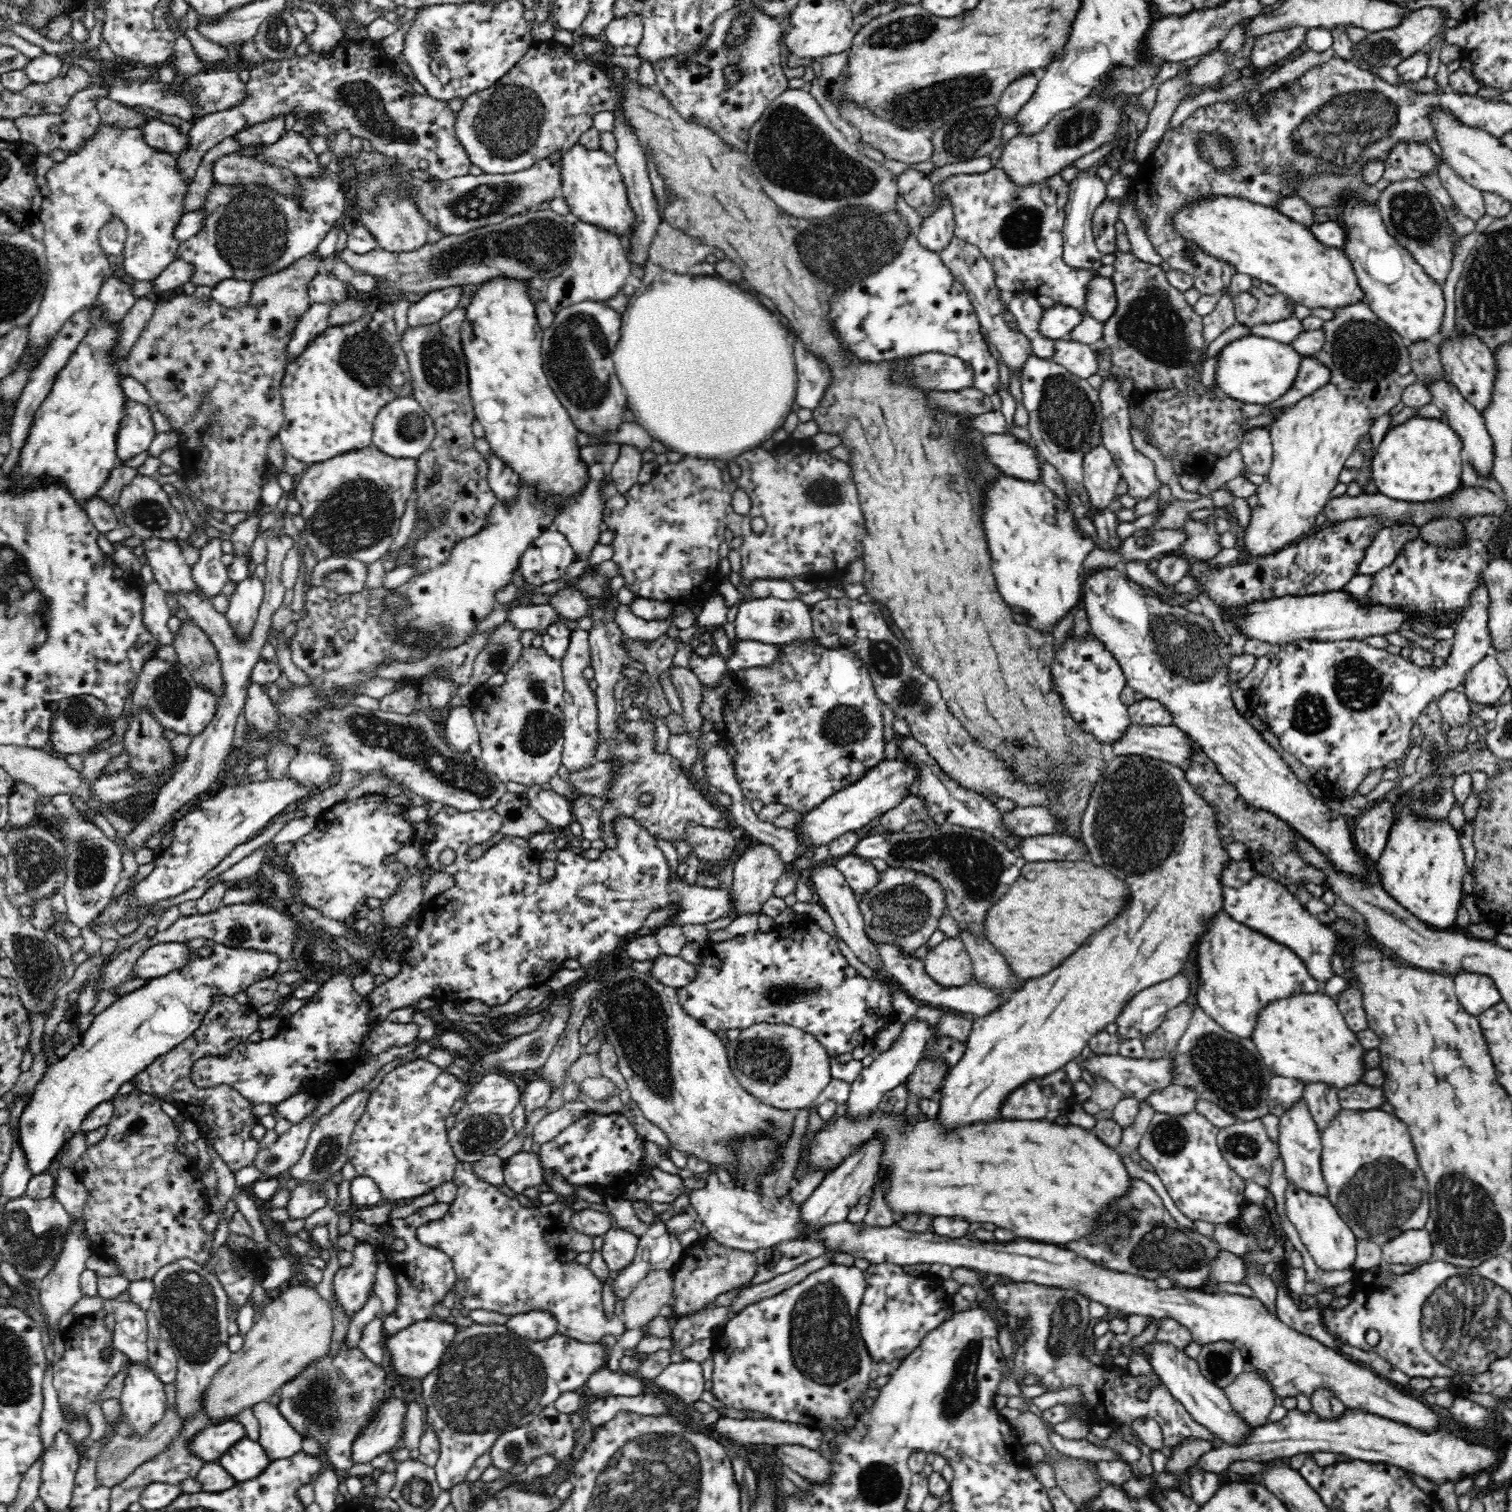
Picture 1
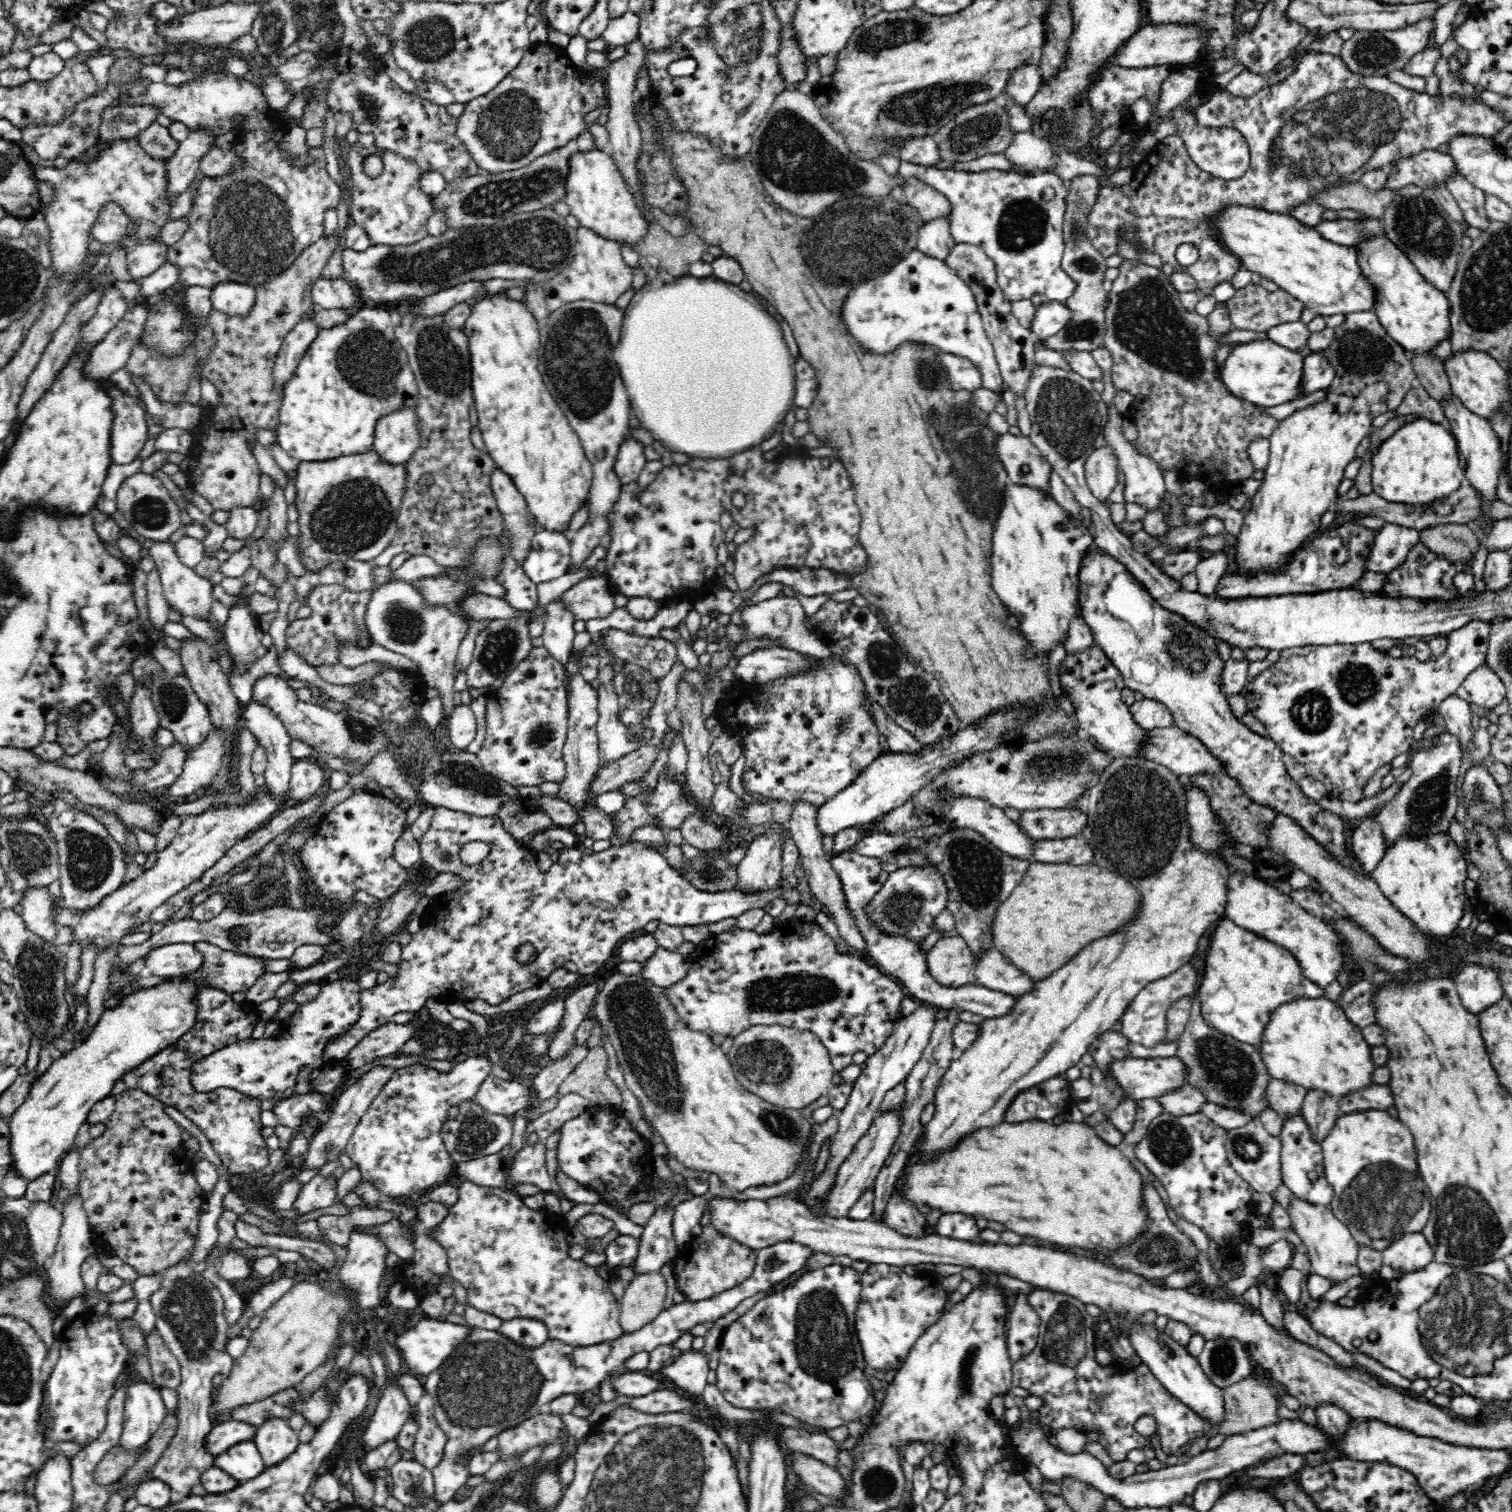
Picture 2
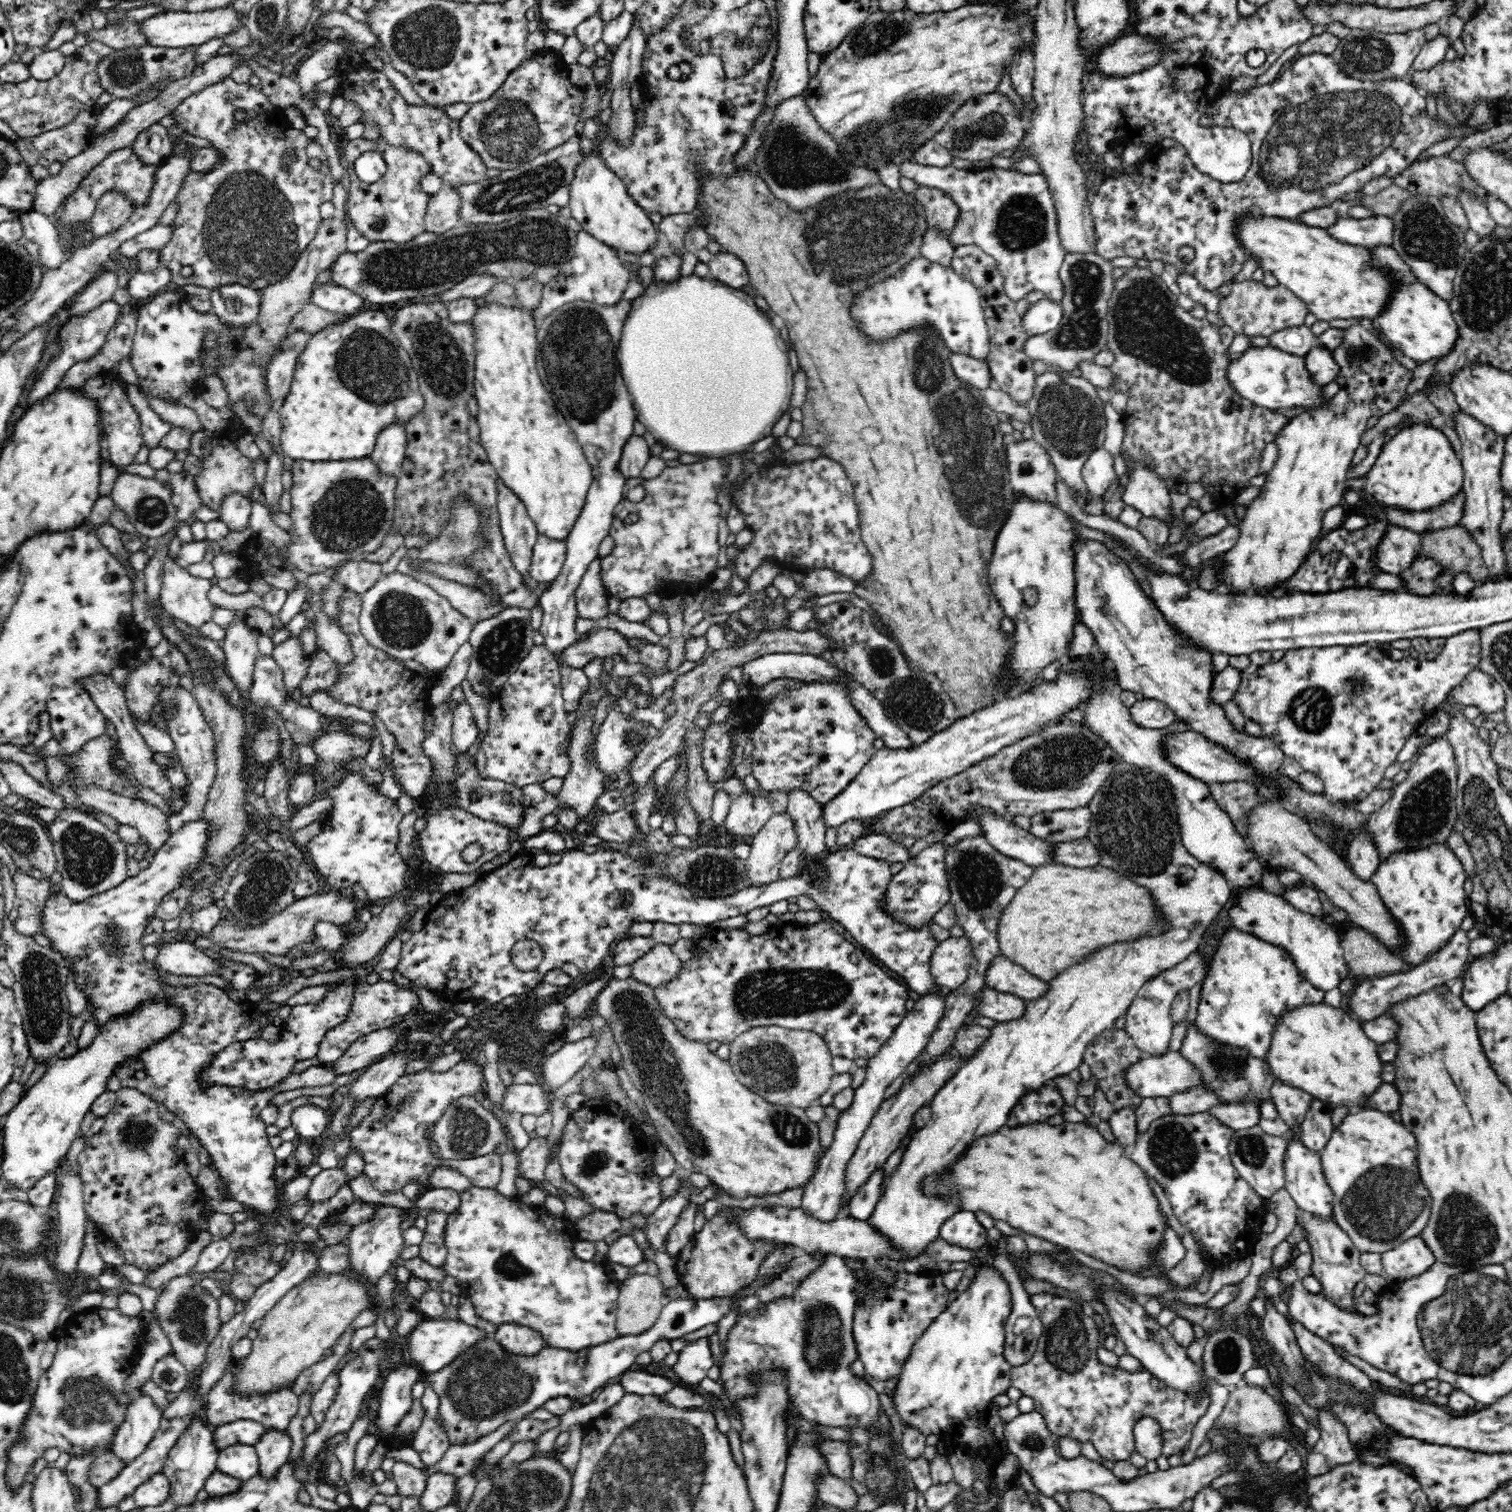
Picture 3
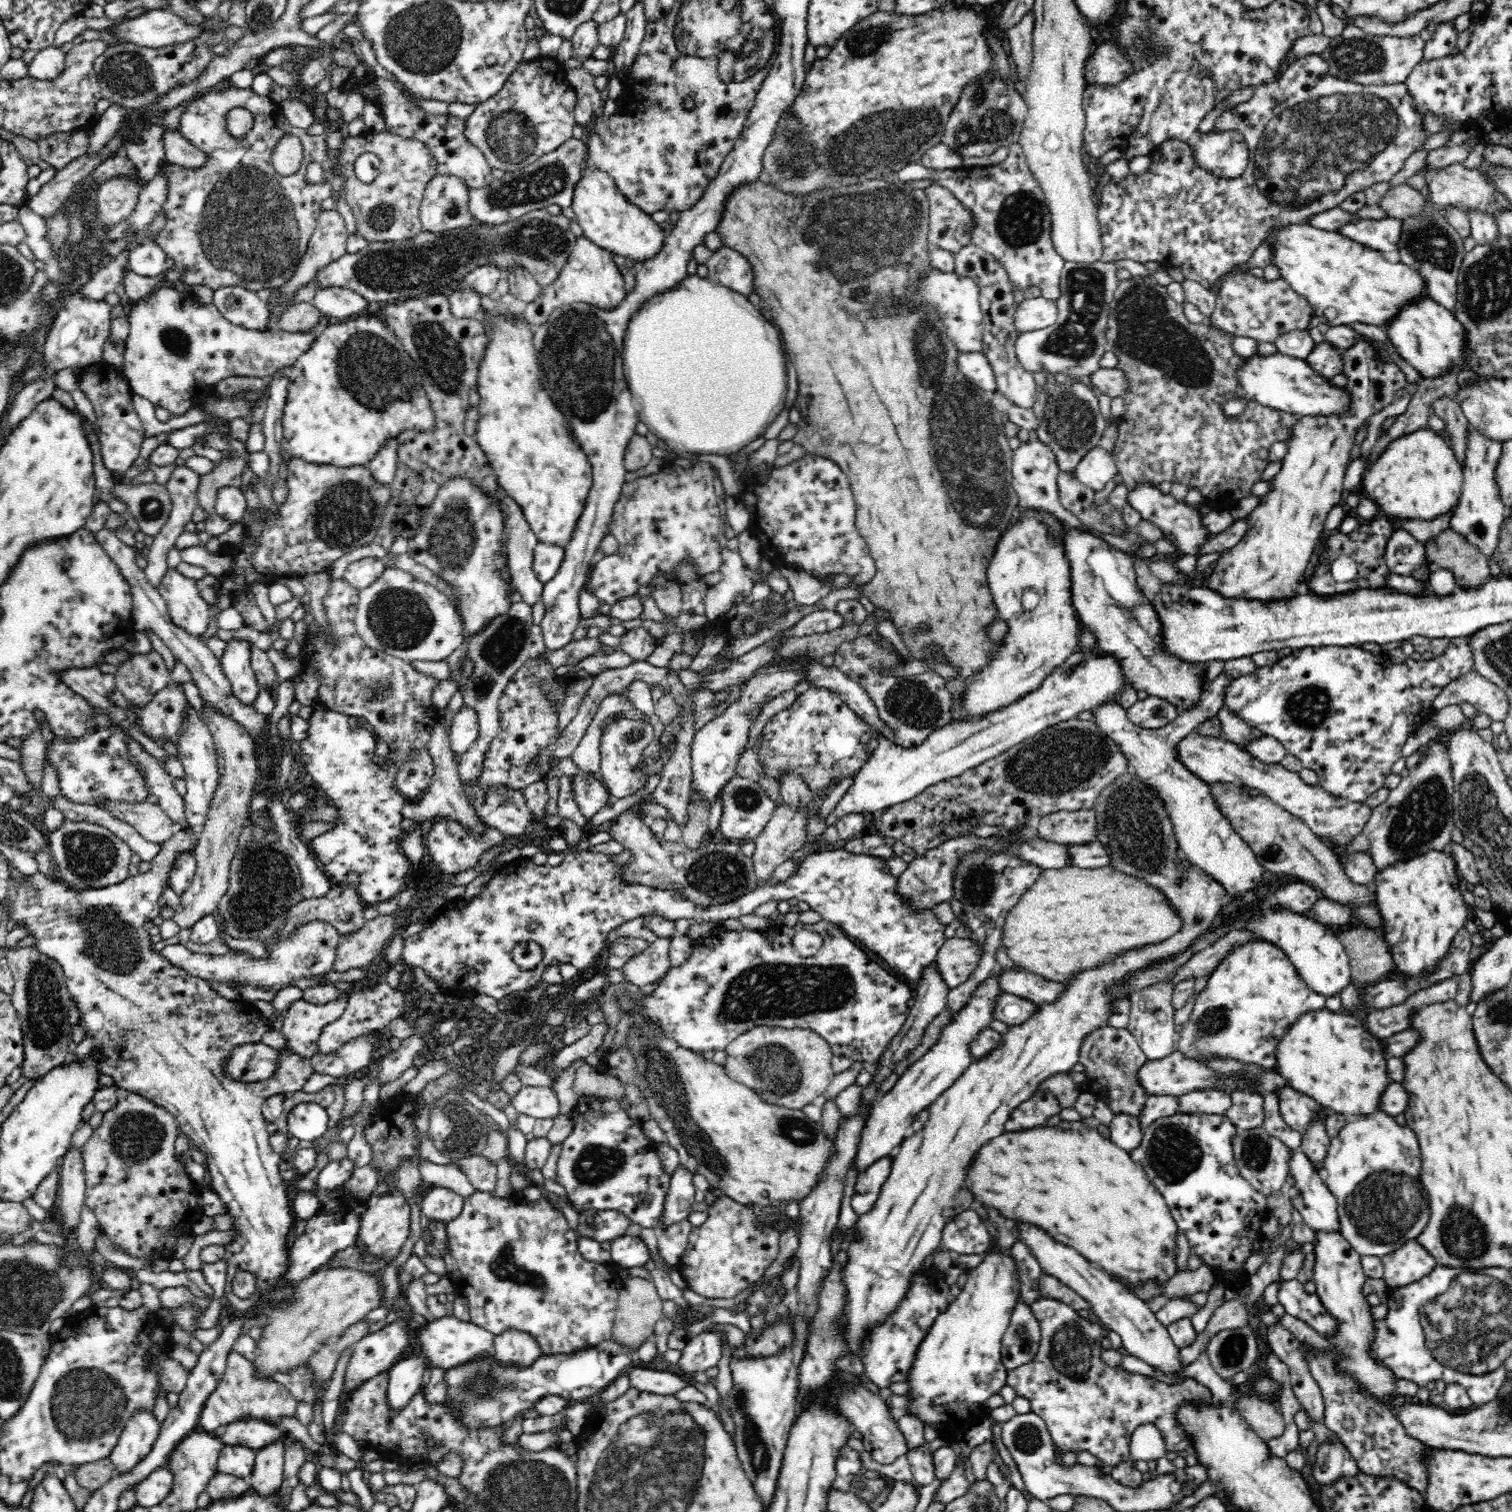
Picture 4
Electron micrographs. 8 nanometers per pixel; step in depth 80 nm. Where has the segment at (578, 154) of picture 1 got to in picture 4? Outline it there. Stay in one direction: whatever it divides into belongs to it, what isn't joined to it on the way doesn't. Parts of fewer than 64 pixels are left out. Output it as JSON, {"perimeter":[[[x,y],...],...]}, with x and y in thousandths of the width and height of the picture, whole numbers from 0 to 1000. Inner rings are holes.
{"perimeter":[[[389,108],[386,110],[384,118],[379,123],[378,137],[381,142],[380,146],[385,150],[386,156],[392,158],[394,162],[405,166],[406,168],[409,168],[421,173],[421,175],[425,172],[429,172],[437,167],[440,161],[440,153],[437,151],[437,149],[434,147],[427,140],[421,137],[418,133],[415,132],[415,130],[410,126],[407,118],[402,115],[402,113],[399,113],[397,110],[393,110],[393,109],[389,109]]]}

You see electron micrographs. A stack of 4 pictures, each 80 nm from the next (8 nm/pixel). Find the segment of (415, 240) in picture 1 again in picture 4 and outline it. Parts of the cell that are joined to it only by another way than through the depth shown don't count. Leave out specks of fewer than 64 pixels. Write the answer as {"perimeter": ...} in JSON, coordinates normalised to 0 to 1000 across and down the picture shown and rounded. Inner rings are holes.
{"perimeter":[[[253,85],[250,88],[243,87],[238,90],[230,90],[225,101],[224,108],[228,118],[228,131],[235,144],[238,156],[244,160],[266,160],[280,153],[278,135],[283,120],[288,117],[289,108],[278,94],[259,90]],[[240,101],[246,101],[253,105],[251,116],[245,122],[237,119],[233,112],[234,106]]]}

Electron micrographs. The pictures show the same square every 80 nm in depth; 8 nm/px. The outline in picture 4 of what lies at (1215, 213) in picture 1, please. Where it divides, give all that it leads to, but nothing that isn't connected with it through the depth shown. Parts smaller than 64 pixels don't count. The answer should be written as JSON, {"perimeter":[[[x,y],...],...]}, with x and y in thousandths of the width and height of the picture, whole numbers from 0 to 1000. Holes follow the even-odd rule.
{"perimeter":[[[864,147],[852,147],[840,151],[837,159],[841,167],[841,175],[843,175],[847,180],[846,184],[851,187],[853,190],[857,194],[865,199],[868,209],[880,216],[896,213],[914,216],[929,200],[943,194],[942,187],[933,176],[927,173],[919,173],[913,167],[896,160],[889,155],[886,156],[884,153],[869,151]]]}

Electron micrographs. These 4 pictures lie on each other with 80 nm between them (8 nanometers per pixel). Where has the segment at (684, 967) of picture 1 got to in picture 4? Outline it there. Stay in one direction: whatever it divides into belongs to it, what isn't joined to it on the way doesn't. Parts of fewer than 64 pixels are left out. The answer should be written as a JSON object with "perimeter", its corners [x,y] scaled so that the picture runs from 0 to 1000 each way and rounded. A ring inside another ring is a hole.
{"perimeter":[[[438,620],[430,624],[426,630],[419,633],[411,640],[413,647],[421,653],[437,649],[445,640],[442,630],[444,622]]]}

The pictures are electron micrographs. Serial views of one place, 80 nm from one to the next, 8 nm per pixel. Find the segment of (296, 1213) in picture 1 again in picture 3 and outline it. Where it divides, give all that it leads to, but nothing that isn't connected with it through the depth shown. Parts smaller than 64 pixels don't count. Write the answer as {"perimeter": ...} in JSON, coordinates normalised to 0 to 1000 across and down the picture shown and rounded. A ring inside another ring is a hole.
{"perimeter":[[[224,771],[213,774],[212,776],[208,778],[201,794],[203,795],[204,798],[208,798],[208,796],[213,796],[216,794],[218,794],[220,791],[222,791],[224,786],[229,782],[229,778],[227,774]]]}

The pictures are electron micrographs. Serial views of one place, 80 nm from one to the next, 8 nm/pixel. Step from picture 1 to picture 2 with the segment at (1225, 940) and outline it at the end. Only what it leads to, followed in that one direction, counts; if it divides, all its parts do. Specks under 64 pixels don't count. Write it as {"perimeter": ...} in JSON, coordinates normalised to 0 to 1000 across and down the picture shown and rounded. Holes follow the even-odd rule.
{"perimeter":[[[810,606],[800,619],[800,626],[799,626],[799,630],[796,634],[796,646],[792,653],[791,659],[794,664],[796,675],[803,679],[803,681],[807,683],[813,684],[820,689],[827,690],[833,693],[833,688],[836,683],[836,679],[837,679],[839,671],[843,666],[847,665],[847,663],[852,663],[853,661],[872,660],[873,658],[876,658],[875,653],[862,646],[861,642],[859,635],[854,630],[836,620],[831,619],[828,616],[825,616]]]}

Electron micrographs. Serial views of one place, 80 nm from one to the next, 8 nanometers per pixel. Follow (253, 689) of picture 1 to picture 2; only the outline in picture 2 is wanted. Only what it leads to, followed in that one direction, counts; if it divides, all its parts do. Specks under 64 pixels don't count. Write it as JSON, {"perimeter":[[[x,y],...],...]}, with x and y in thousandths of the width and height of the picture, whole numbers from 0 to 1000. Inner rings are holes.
{"perimeter":[[[166,462],[165,464],[160,466],[160,472],[159,476],[163,478],[165,484],[167,484],[170,493],[173,493],[176,496],[177,507],[174,511],[176,519],[179,521],[179,523],[183,526],[187,526],[191,522],[191,516],[192,515],[192,508],[194,505],[194,503],[192,499],[192,491],[193,487],[189,483],[188,478],[185,476],[185,474],[180,470],[180,468],[176,467],[176,465],[171,464],[171,462]]]}

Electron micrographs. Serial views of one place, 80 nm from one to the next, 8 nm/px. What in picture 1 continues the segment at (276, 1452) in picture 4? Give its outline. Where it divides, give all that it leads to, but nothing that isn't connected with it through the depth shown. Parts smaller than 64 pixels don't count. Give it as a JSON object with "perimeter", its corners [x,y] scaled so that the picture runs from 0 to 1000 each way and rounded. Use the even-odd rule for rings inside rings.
{"perimeter":[[[178,926],[171,927],[165,931],[171,940],[173,954],[180,966],[189,965],[200,960],[200,951],[193,945],[193,942],[187,937],[183,930]]]}

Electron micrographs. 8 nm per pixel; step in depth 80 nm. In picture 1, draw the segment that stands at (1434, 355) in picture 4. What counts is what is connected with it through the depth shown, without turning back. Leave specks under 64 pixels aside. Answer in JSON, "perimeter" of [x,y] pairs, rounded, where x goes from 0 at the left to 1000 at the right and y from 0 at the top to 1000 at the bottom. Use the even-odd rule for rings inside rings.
{"perimeter":[[[892,128],[886,131],[884,146],[890,155],[887,165],[894,175],[902,199],[916,214],[932,226],[949,224],[952,219],[956,199],[954,188],[946,184],[934,167],[918,154],[910,134]]]}

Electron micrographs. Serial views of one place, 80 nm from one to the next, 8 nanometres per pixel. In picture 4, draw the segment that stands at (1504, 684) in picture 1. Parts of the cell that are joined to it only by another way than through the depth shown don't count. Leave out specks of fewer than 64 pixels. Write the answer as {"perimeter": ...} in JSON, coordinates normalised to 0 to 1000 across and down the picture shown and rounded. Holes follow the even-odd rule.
{"perimeter":[[[974,443],[960,452],[950,462],[949,470],[970,464],[976,467],[978,471],[983,472],[987,477],[994,476],[997,470],[997,460],[985,449]]]}

